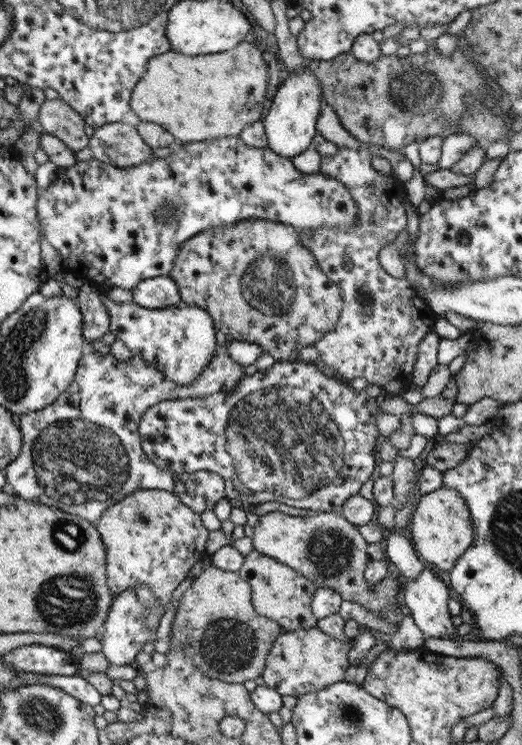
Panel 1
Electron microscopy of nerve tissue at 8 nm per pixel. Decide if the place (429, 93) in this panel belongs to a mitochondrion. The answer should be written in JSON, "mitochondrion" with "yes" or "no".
{"mitochondrion":"yes"}

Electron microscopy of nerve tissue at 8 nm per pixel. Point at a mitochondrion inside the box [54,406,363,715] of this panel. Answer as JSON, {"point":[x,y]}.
{"point":[228,646]}

